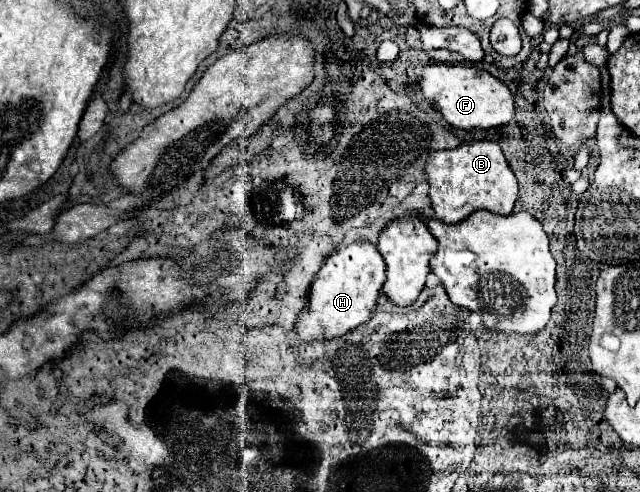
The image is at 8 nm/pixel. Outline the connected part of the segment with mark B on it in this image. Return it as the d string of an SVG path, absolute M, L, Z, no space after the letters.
M493 141L461 143L455 149L433 151L425 165L429 181L429 199L435 217L443 223L459 223L469 213L485 209L499 215L509 215L517 199L517 179L509 169L509 163L501 147Z

